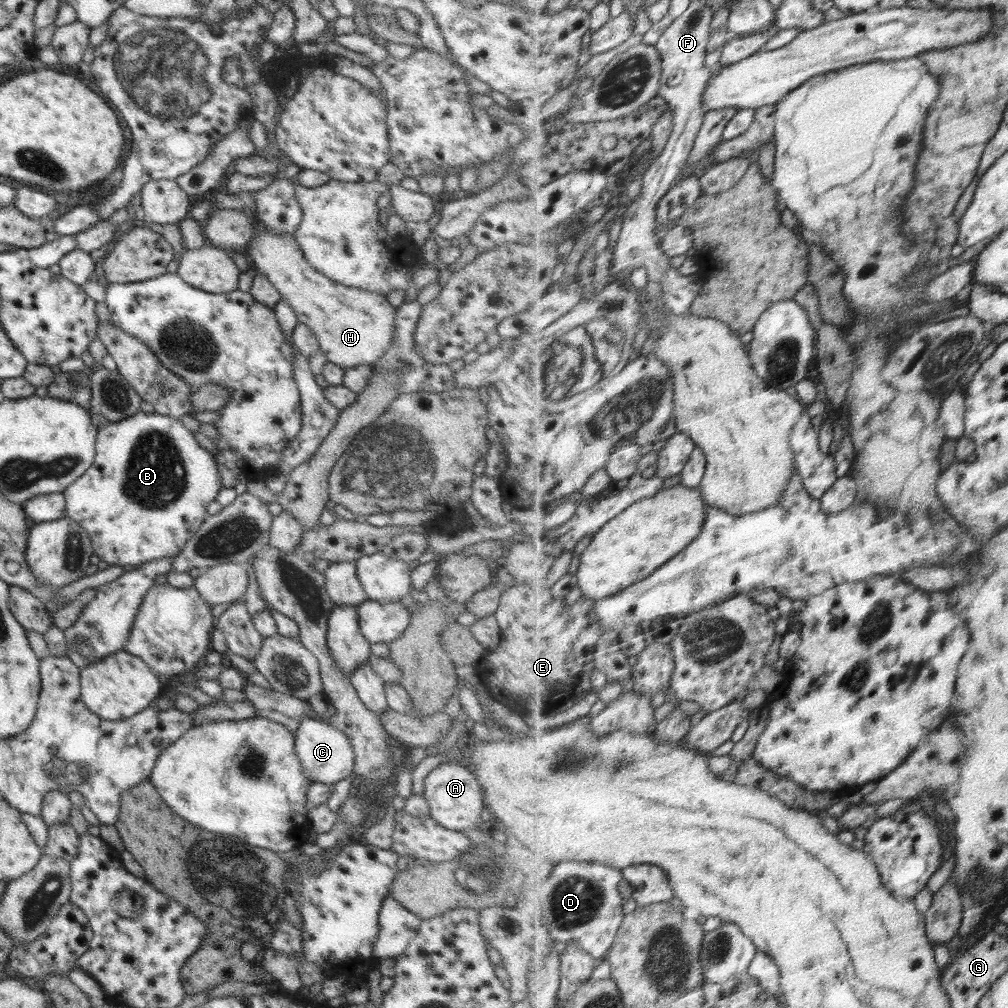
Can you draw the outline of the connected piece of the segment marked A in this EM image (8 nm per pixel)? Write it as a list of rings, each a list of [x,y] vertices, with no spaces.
[[[455,760],[441,762],[424,779],[423,795],[430,807],[429,815],[442,828],[464,834],[469,830],[479,829],[482,822],[480,813],[486,804],[480,783],[466,764],[460,764]]]

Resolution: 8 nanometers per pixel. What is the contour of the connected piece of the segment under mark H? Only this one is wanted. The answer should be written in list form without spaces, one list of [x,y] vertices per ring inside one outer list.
[[[259,223],[245,254],[250,258],[256,273],[266,276],[281,294],[282,300],[292,307],[297,314],[298,322],[311,328],[317,338],[319,349],[324,353],[328,362],[336,364],[344,370],[358,365],[373,365],[382,357],[382,354],[388,351],[395,335],[396,308],[390,305],[388,299],[381,294],[338,284],[326,278],[316,268],[308,264],[293,236],[294,234],[289,234],[289,232],[270,232],[265,225]]]

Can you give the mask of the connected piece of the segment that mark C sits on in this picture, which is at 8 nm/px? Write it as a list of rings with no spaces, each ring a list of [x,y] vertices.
[[[304,718],[295,731],[295,751],[301,760],[304,772],[313,782],[333,785],[354,774],[355,752],[348,736],[332,725],[328,718]]]

